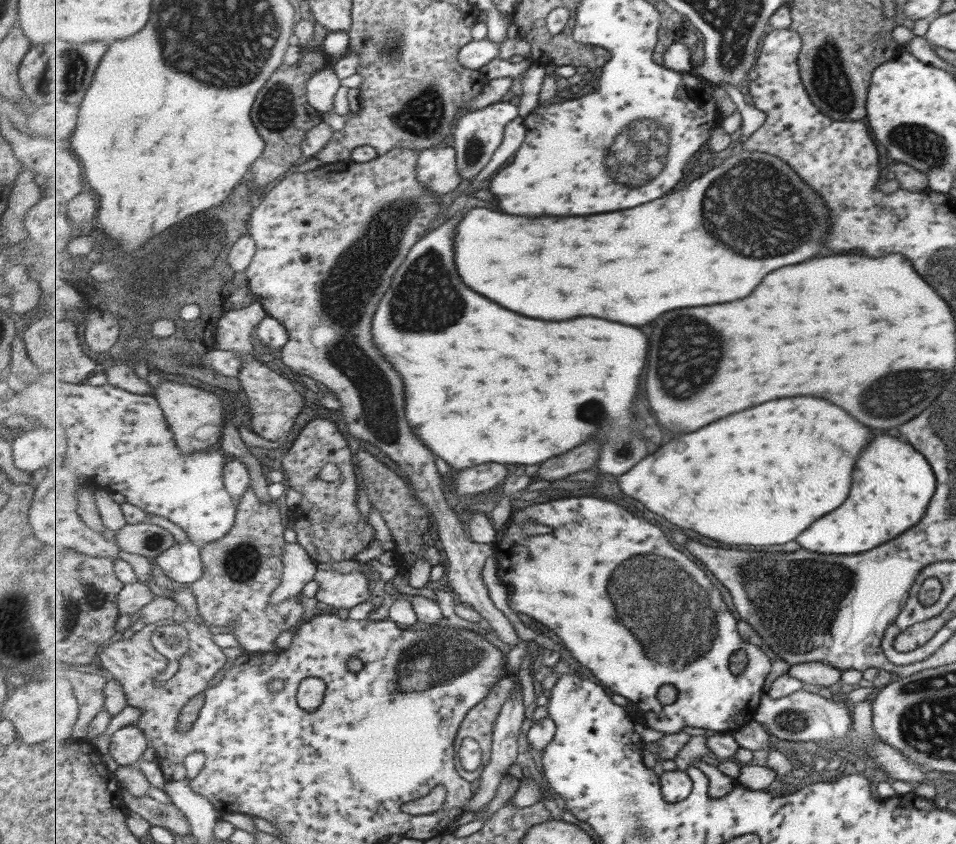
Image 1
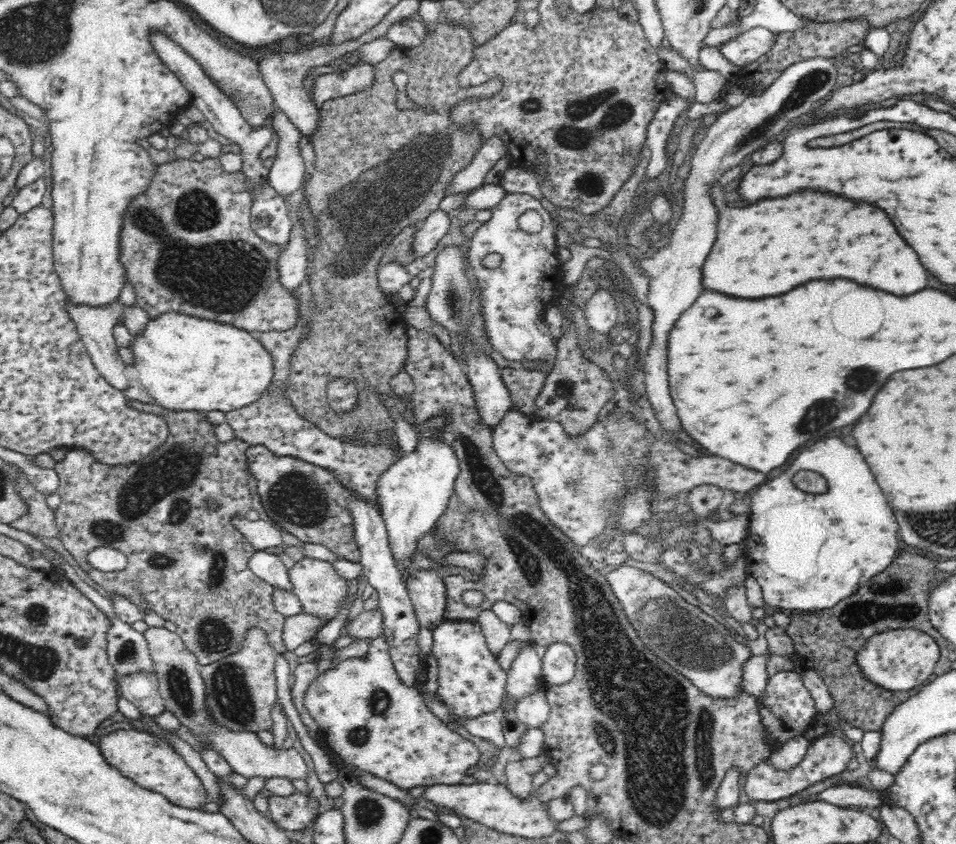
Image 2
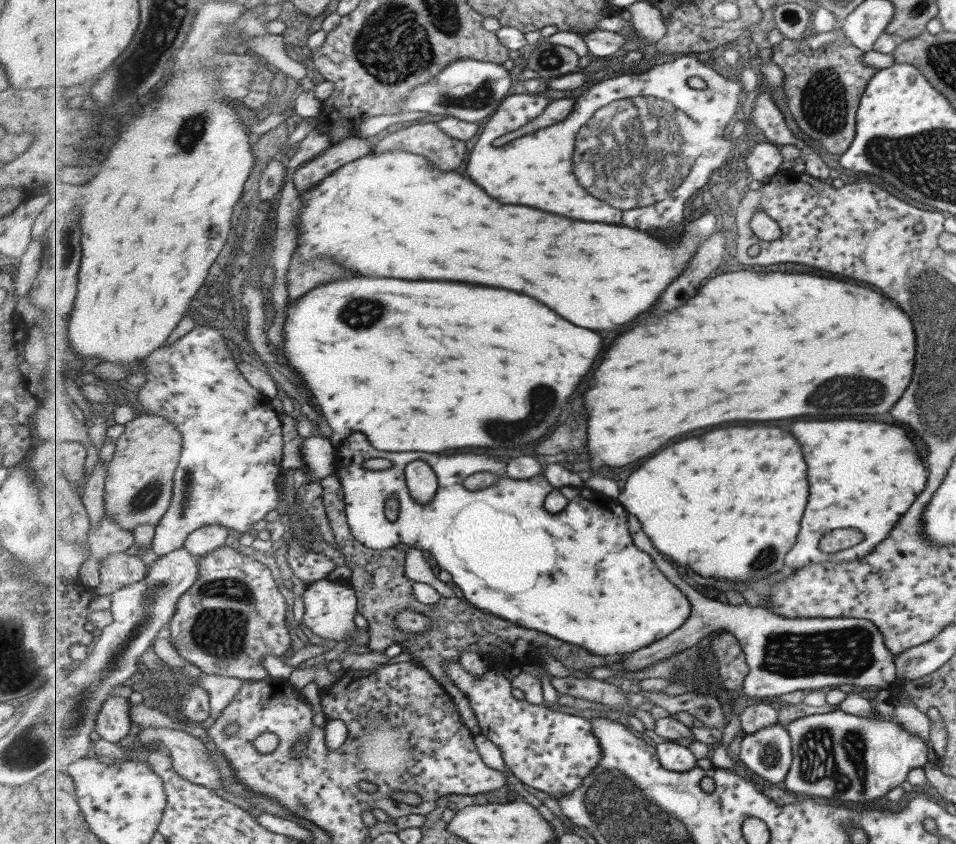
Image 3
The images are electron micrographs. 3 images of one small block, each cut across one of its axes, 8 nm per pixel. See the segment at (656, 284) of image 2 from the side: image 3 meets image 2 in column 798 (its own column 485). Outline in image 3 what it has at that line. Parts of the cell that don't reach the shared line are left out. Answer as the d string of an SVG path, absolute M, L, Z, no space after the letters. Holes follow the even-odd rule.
M459 59L452 62L429 82L416 86L415 92L407 93L402 100L405 112L428 112L433 116L457 117L476 123L477 120L489 118L507 98L511 86L511 74L503 64L493 61Z

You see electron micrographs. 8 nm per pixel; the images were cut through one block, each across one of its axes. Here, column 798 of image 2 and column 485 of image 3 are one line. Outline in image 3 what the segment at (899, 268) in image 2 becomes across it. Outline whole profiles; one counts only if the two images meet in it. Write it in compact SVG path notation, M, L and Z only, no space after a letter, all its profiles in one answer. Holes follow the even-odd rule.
M373 150L367 156L358 158L345 166L341 166L332 172L325 180L322 180L309 190L300 192L300 200L302 200L303 208L300 216L299 244L296 247L297 253L303 261L315 259L317 256L333 256L337 264L353 270L353 272L361 272L365 276L375 274L375 276L385 276L385 278L403 278L403 280L459 280L459 282L471 282L471 284L485 284L485 286L495 286L495 288L507 288L507 290L515 290L515 292L525 292L527 296L539 298L543 304L547 304L549 308L553 308L555 312L563 314L569 322L573 324L581 324L583 328L593 328L593 330L617 330L619 326L623 326L625 322L635 320L639 314L647 312L657 298L663 294L663 290L677 280L685 266L689 264L689 260L695 256L697 250L703 248L705 242L711 242L713 236L717 232L721 232L720 217L717 211L707 210L707 214L702 214L699 218L693 219L691 224L685 230L685 238L671 246L671 244L663 244L659 242L655 236L649 236L647 232L639 232L639 230L629 230L627 226L615 226L615 224L589 224L589 222L577 222L565 216L553 216L549 212L537 210L537 208L529 208L529 206L515 206L515 204L503 204L491 198L489 194L485 194L485 190L475 184L471 178L465 178L457 172L441 172L437 170L428 158L423 155L409 152L406 150L396 150L389 152L377 152Z

